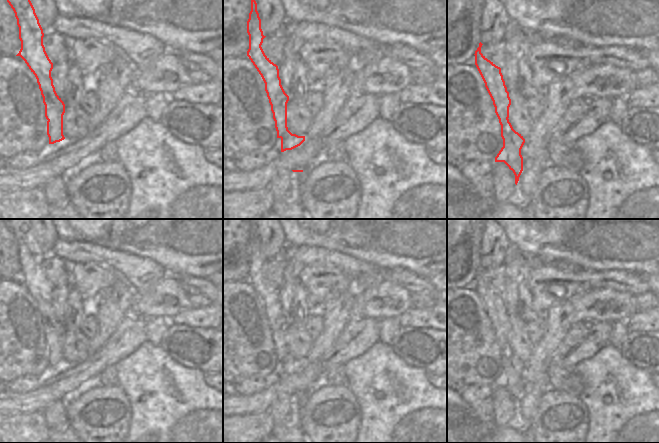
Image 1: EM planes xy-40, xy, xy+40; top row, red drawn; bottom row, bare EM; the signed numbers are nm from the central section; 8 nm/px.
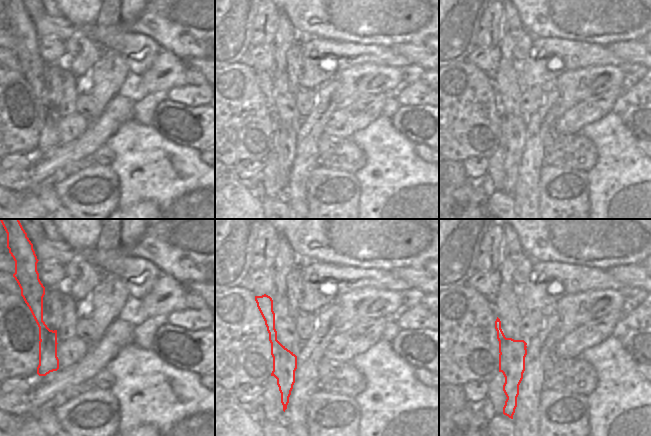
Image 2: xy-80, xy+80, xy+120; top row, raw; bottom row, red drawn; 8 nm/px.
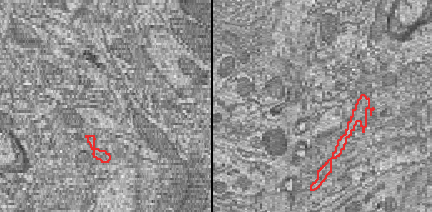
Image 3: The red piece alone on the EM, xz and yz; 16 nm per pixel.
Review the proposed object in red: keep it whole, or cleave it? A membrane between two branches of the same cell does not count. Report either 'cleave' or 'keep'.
cleave

